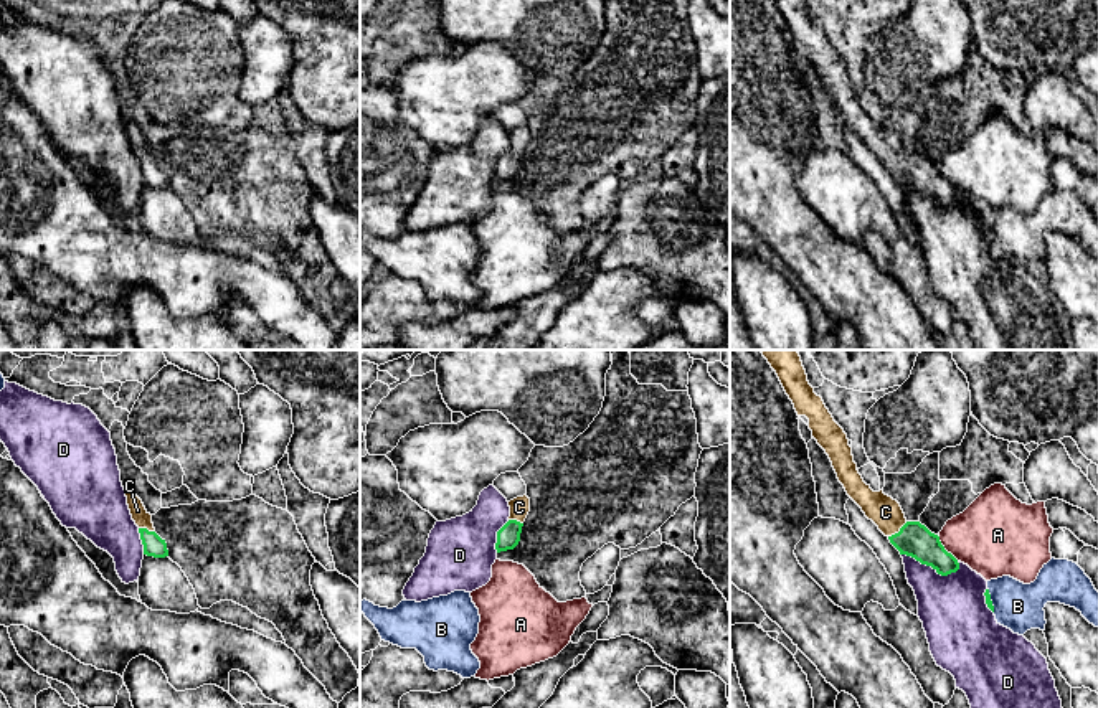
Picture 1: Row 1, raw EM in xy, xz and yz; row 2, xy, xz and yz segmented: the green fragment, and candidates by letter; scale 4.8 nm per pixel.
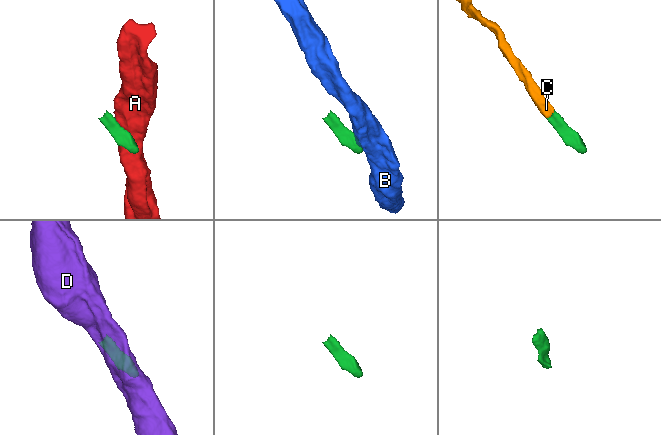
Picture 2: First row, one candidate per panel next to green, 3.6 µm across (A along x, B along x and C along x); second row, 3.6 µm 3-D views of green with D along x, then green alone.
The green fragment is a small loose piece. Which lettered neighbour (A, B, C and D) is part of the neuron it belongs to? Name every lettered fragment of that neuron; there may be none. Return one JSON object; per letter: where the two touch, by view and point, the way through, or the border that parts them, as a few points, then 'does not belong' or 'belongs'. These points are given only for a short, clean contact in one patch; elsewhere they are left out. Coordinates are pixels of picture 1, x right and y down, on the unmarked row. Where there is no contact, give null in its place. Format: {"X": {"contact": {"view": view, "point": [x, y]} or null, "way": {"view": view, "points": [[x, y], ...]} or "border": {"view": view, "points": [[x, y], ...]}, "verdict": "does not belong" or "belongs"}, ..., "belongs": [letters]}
{"A": {"contact": {"view": "yz", "point": [943, 179]}, "verdict": "does not belong"}, "B": {"contact": {"view": "yz", "point": [989, 230]}, "border": {"view": "yz", "points": [[988, 218], [994, 241]]}, "verdict": "does not belong"}, "C": {"contact": {"view": "yz", "point": [899, 162]}, "way": {"view": "yz", "points": [[915, 170], [899, 162], [885, 142]]}, "verdict": "belongs"}, "D": {"contact": {"view": "yz", "point": [932, 197]}, "verdict": "does not belong"}, "belongs": ["C"]}

